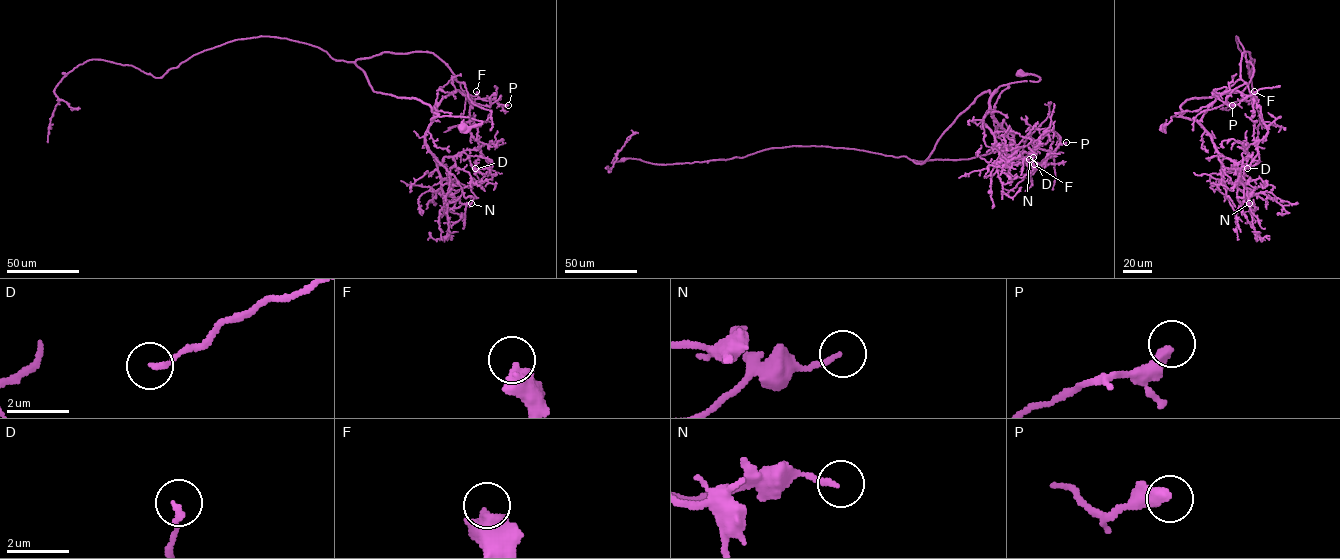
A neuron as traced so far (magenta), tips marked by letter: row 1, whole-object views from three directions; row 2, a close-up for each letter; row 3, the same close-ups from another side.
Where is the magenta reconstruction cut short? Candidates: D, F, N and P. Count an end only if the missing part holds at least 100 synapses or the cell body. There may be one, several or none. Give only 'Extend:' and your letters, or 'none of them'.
Extend: none of them

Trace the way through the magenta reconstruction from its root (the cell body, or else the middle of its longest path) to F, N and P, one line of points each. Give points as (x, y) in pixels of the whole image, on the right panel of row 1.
F: (1163, 128), (1173, 116), (1199, 121), (1207, 108), (1227, 91), (1236, 90), (1250, 96), (1254, 95), (1254, 91)
N: (1163, 128), (1173, 116), (1195, 120), (1210, 136), (1216, 150), (1235, 162), (1252, 214), (1255, 207), (1249, 203)
P: (1163, 128), (1173, 116), (1199, 121), (1227, 91), (1237, 90), (1256, 99), (1245, 98), (1232, 105)

